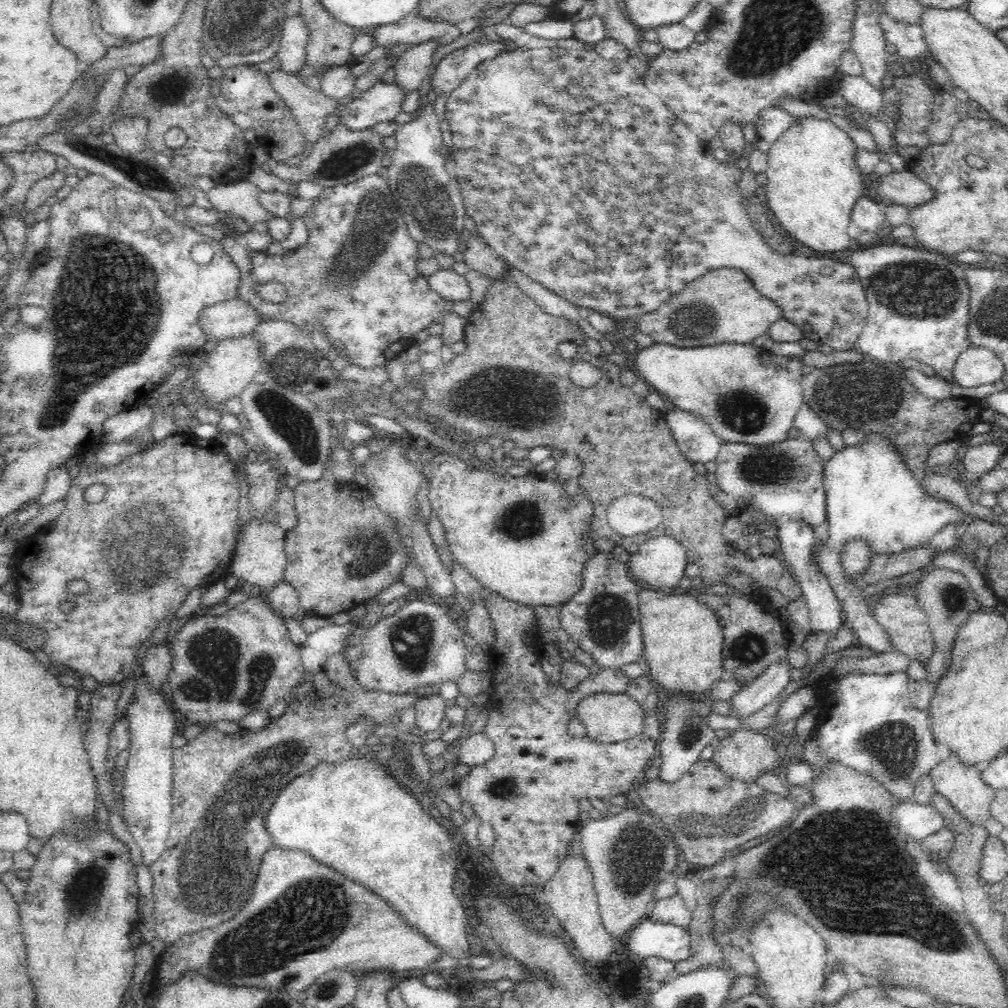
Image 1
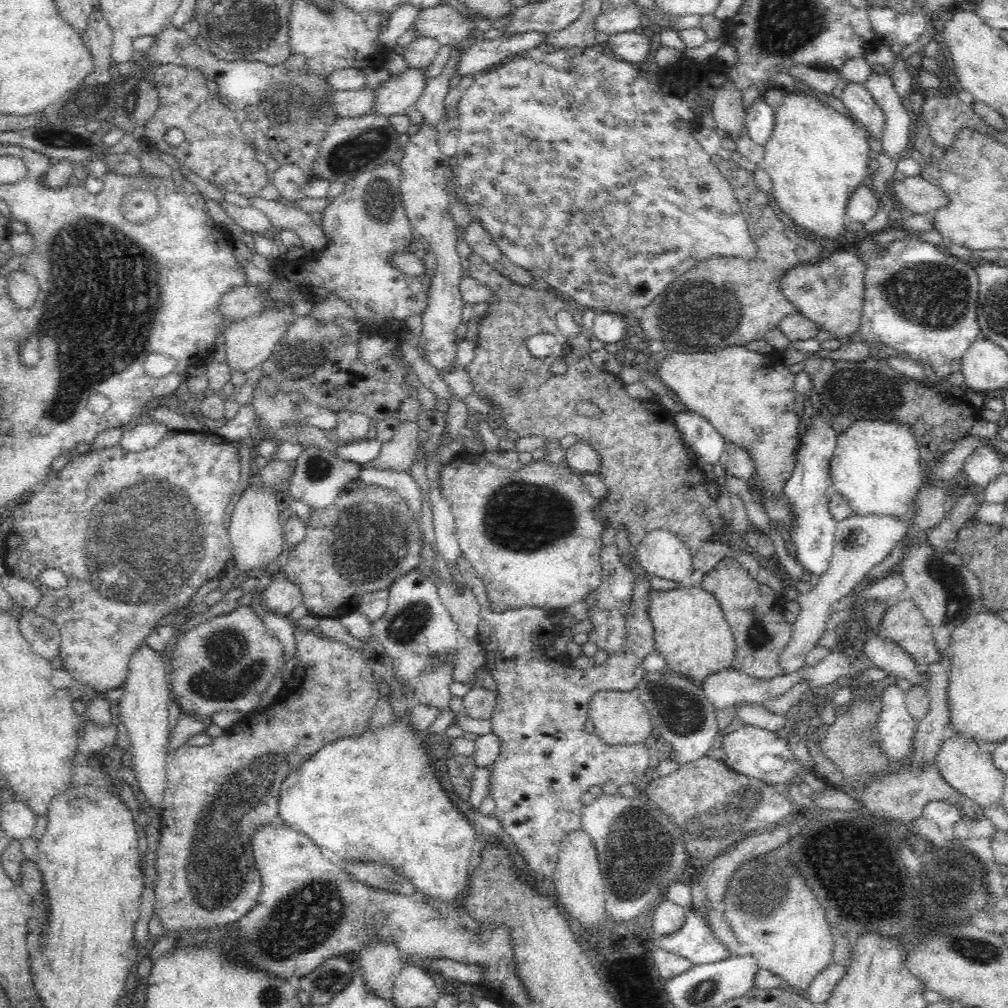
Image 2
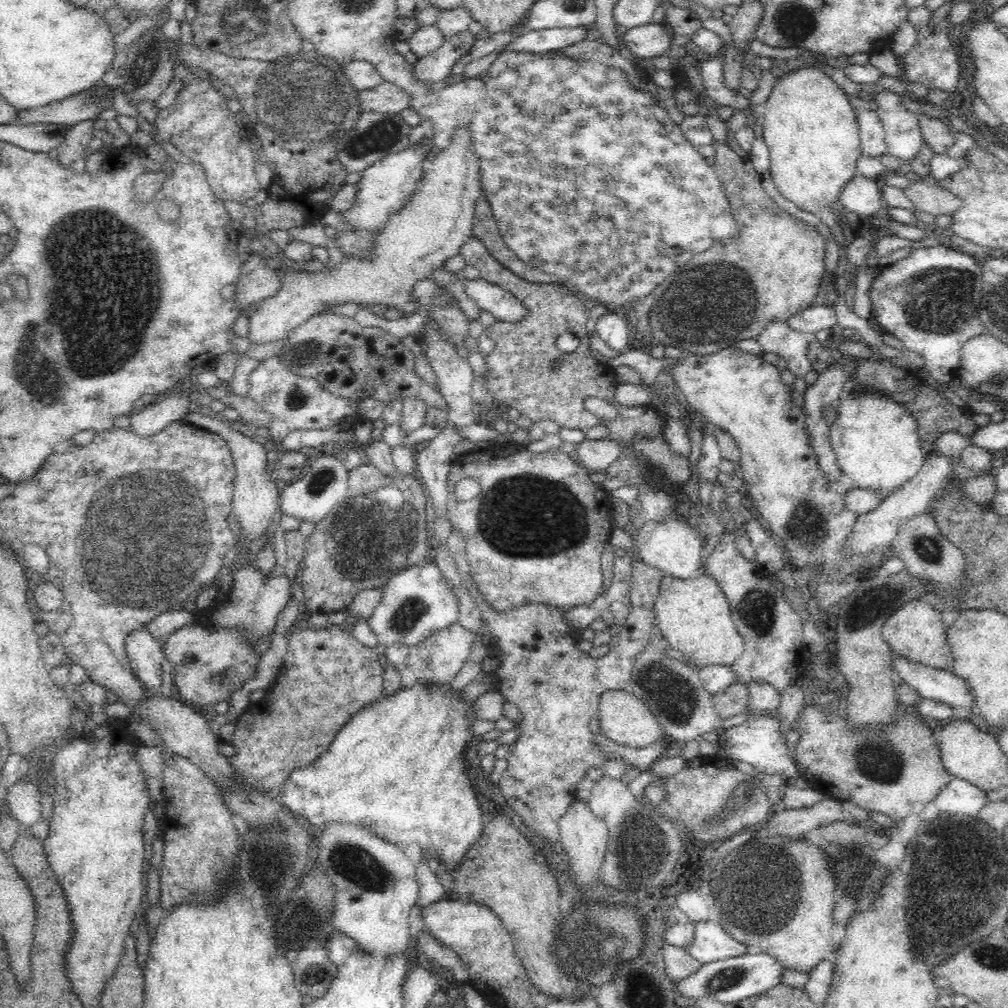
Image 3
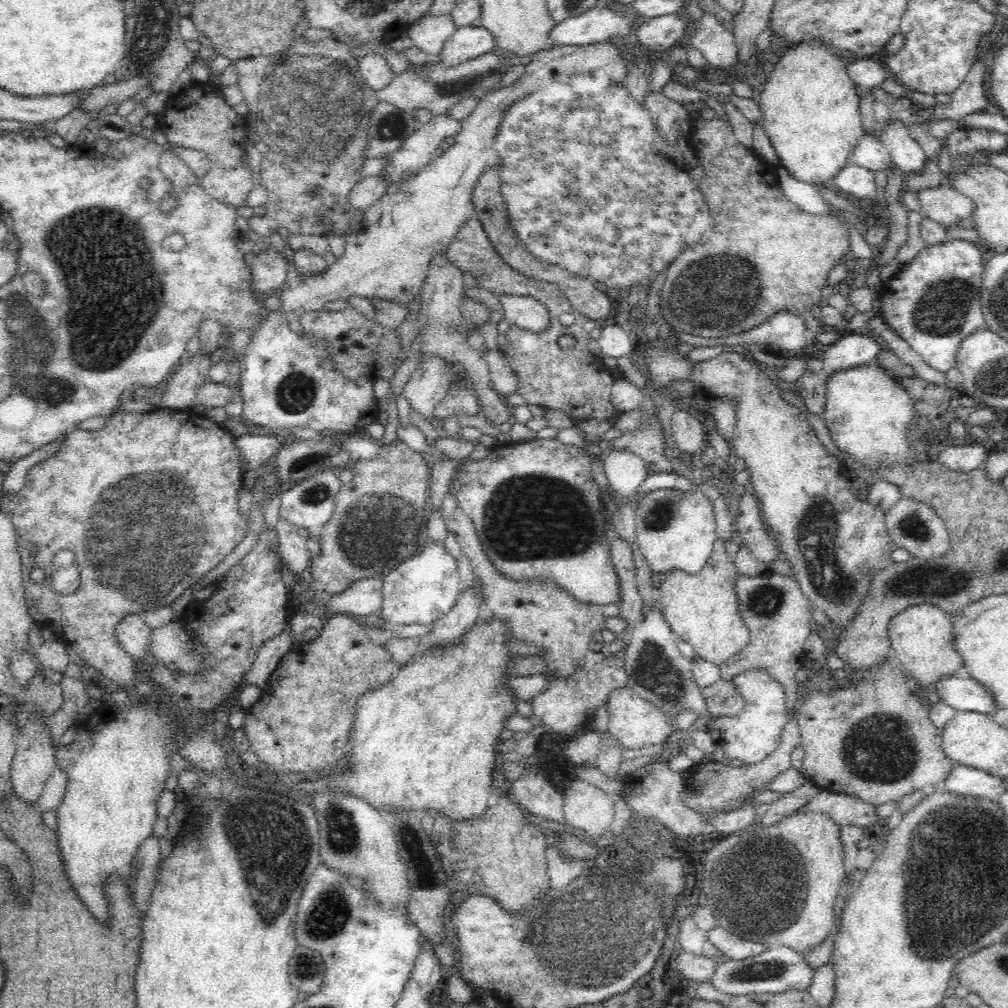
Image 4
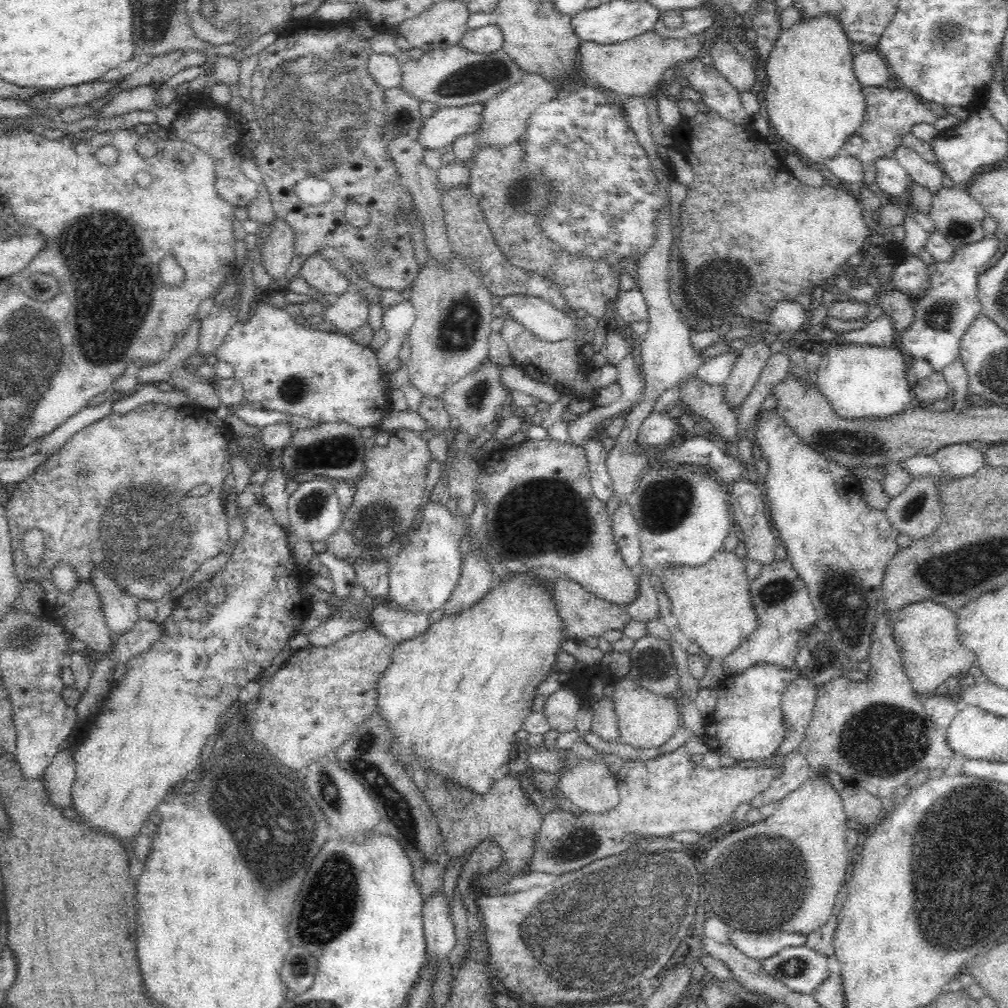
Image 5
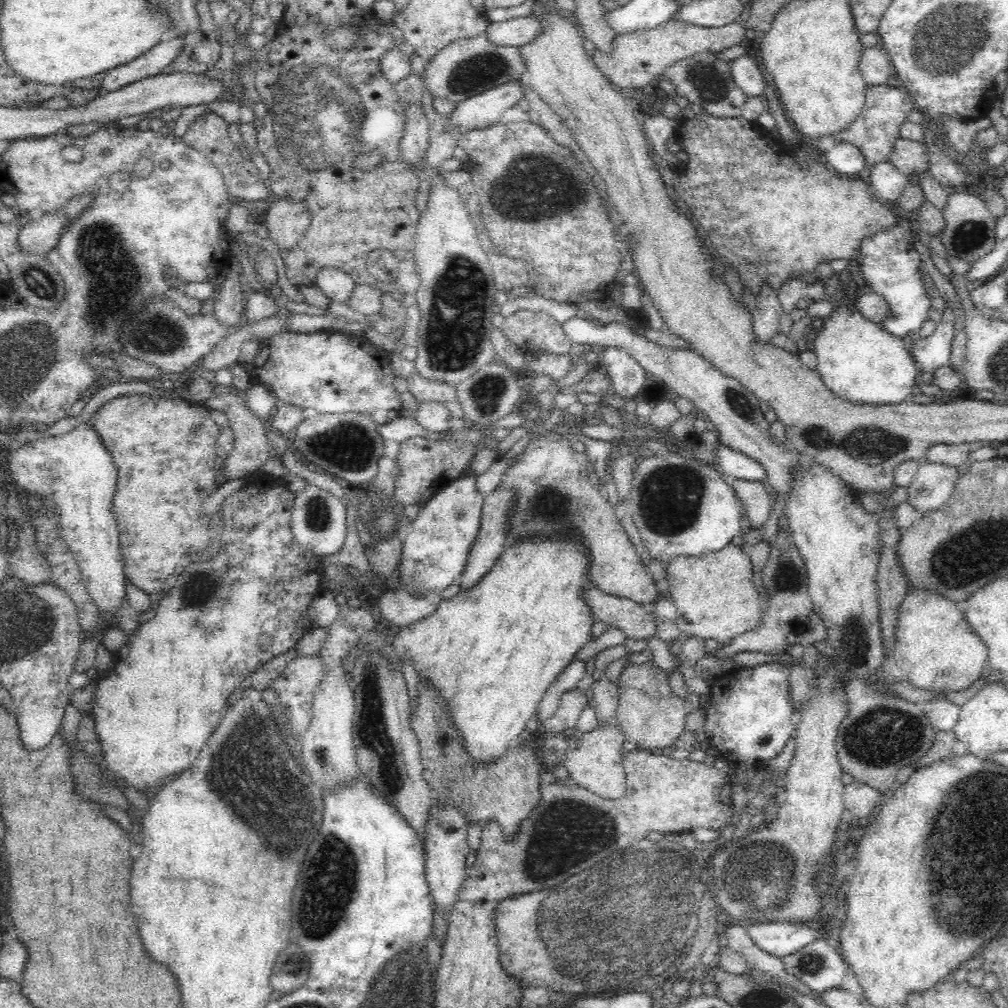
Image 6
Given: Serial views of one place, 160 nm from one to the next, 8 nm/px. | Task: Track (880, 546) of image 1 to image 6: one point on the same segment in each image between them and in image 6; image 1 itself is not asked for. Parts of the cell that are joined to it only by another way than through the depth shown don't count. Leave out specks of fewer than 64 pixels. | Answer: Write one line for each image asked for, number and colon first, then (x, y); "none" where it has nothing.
2: (876, 468)
3: (875, 441)
4: (868, 414)
5: (863, 382)
6: (858, 362)

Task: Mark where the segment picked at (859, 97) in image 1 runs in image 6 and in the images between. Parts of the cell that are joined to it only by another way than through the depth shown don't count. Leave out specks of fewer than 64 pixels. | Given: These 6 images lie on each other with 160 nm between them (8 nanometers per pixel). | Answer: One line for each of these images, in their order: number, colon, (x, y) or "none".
2: (860, 102)
3: (872, 135)
4: (870, 153)
5: (890, 177)
6: (886, 180)

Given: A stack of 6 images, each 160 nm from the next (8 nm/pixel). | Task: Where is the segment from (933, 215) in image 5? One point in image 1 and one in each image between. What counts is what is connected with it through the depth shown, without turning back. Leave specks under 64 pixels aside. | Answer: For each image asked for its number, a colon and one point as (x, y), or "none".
1: (900, 187)
2: (919, 196)
3: (924, 194)
4: (942, 204)

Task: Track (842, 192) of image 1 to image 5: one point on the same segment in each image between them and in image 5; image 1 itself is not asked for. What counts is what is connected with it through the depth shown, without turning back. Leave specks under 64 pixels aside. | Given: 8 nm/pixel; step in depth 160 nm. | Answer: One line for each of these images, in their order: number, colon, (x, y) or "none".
2: (816, 157)
3: (811, 131)
4: (809, 108)
5: (813, 100)

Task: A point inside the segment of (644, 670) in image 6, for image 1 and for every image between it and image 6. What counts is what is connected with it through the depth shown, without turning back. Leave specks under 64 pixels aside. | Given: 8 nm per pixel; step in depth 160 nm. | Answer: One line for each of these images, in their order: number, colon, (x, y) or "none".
1: (608, 718)
2: (619, 718)
3: (623, 718)
4: (635, 723)
5: (644, 720)

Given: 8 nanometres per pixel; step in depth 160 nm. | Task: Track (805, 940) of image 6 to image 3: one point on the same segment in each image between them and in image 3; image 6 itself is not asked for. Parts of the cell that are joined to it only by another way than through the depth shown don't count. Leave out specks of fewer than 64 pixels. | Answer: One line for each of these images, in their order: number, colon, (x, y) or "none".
3: (711, 943)
4: (729, 946)
5: (757, 946)

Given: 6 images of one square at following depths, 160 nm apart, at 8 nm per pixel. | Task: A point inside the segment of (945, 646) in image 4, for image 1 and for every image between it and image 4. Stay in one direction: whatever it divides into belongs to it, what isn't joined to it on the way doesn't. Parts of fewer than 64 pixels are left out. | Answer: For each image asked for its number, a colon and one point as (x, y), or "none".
1: (906, 623)
2: (903, 623)
3: (916, 630)

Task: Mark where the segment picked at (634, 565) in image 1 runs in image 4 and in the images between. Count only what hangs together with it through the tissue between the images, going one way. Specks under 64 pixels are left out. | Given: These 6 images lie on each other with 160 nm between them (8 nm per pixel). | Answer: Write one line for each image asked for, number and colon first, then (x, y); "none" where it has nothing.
2: (660, 553)
3: (673, 548)
4: (676, 530)

